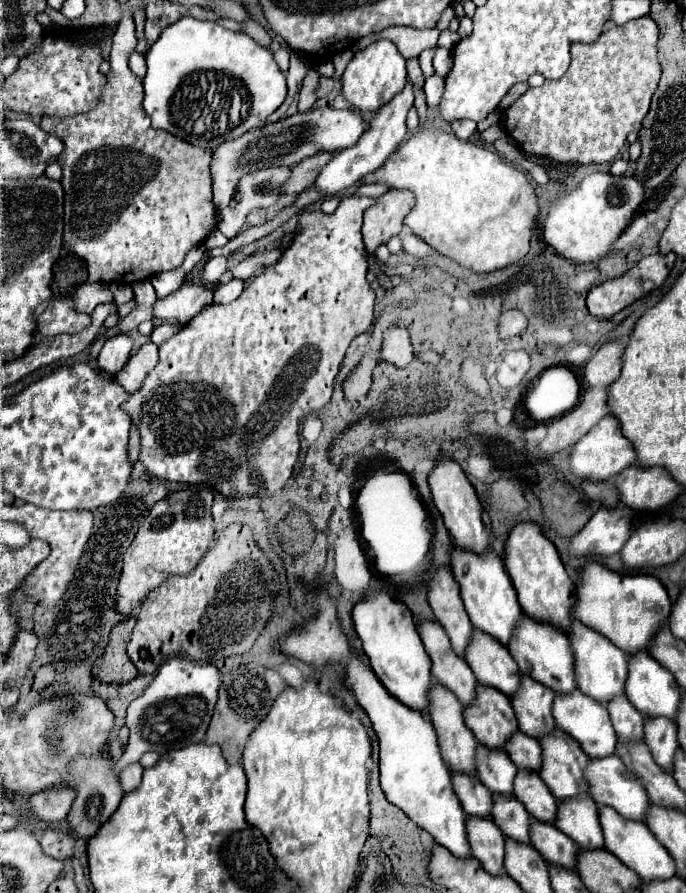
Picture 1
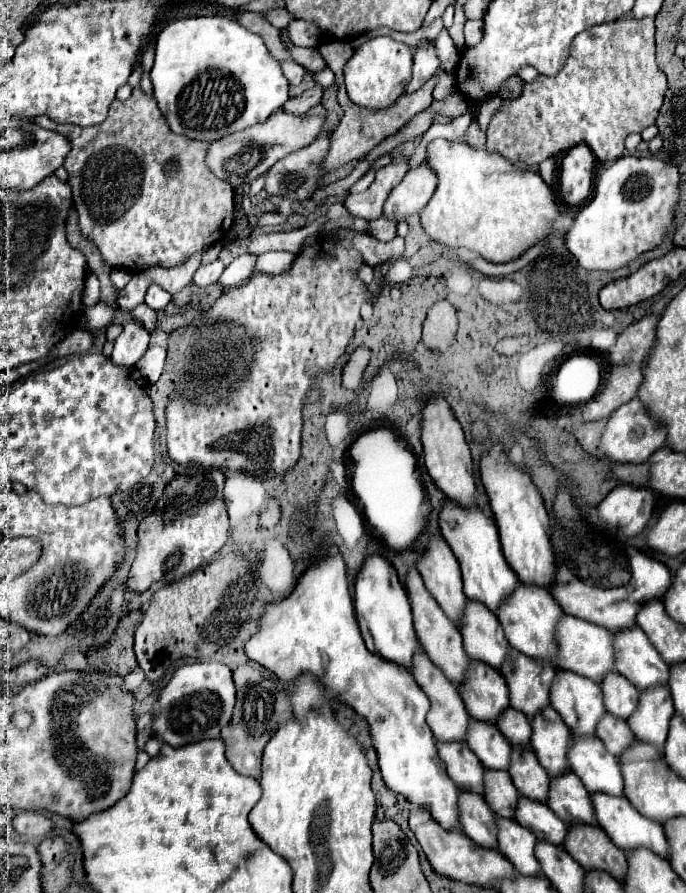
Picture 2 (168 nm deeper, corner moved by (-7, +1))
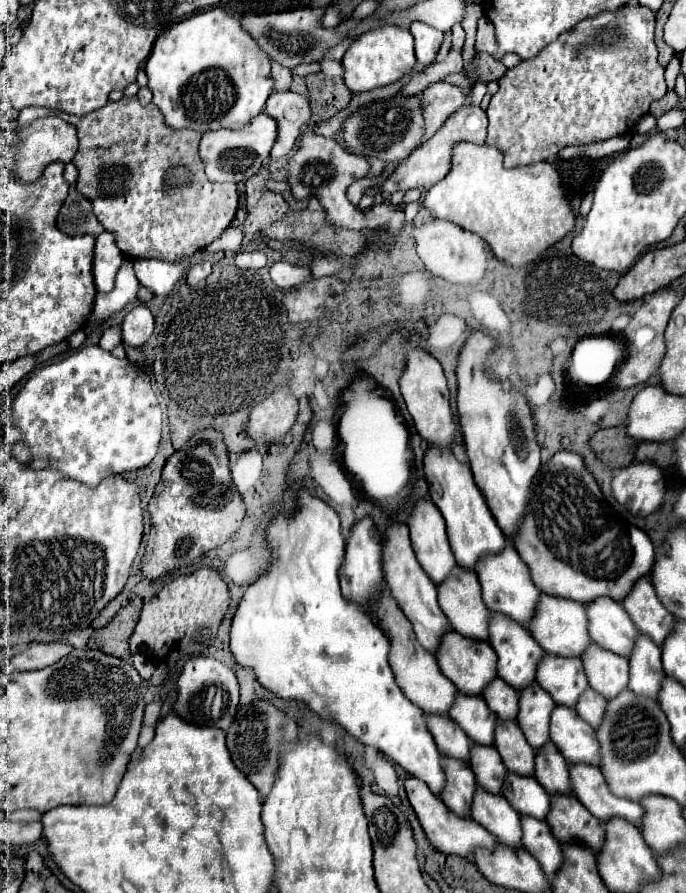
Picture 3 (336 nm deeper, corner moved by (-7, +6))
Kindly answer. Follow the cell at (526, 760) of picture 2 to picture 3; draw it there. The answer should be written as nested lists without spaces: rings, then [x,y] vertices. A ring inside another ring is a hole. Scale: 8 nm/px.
[[[498,720],[496,726],[496,750],[502,756],[504,766],[518,776],[534,776],[534,750],[526,742],[516,722]]]

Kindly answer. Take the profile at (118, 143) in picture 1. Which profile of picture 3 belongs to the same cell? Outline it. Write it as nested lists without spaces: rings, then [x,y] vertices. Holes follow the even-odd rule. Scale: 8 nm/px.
[[[132,96],[108,102],[84,118],[32,106],[20,112],[18,124],[28,126],[32,120],[47,116],[58,116],[78,128],[80,146],[72,160],[78,168],[76,190],[92,202],[94,216],[106,232],[114,234],[126,258],[178,262],[212,244],[234,220],[238,210],[236,184],[208,182],[198,156],[202,134],[166,126],[154,104],[142,106]]]

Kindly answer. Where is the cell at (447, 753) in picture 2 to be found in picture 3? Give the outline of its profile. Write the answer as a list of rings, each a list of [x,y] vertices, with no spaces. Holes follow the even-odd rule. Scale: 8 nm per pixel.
[[[426,716],[426,724],[428,724],[428,730],[432,732],[434,742],[442,756],[450,756],[450,758],[456,758],[462,762],[470,760],[472,742],[470,742],[470,738],[466,738],[464,730],[460,730],[460,726],[456,722],[452,722],[452,718]]]

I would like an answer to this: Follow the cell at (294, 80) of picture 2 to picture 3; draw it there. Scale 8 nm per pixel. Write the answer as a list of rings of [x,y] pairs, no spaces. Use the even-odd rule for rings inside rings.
[[[272,62],[272,78],[276,82],[276,88],[274,90],[288,90],[292,80],[294,80],[294,74],[290,68],[278,64],[278,62]]]

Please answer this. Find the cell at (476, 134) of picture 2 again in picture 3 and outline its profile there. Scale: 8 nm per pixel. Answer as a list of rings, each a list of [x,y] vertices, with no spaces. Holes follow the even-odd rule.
[[[462,106],[460,110],[456,110],[444,124],[442,128],[426,142],[422,144],[418,150],[414,150],[410,154],[410,158],[406,158],[398,170],[394,170],[394,174],[384,182],[384,192],[394,194],[398,190],[414,190],[420,188],[422,192],[430,190],[430,186],[434,186],[438,180],[442,180],[448,170],[450,170],[450,152],[454,148],[456,142],[472,142],[472,144],[484,144],[486,142],[486,128],[488,128],[488,120],[486,120],[486,112],[480,106]]]

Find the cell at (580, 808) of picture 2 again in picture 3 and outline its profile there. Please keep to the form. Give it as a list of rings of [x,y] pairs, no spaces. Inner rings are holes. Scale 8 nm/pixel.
[[[548,742],[544,750],[536,752],[536,774],[534,778],[540,782],[540,786],[550,794],[560,796],[572,796],[572,782],[570,782],[570,770],[568,762],[562,758],[558,748]]]

